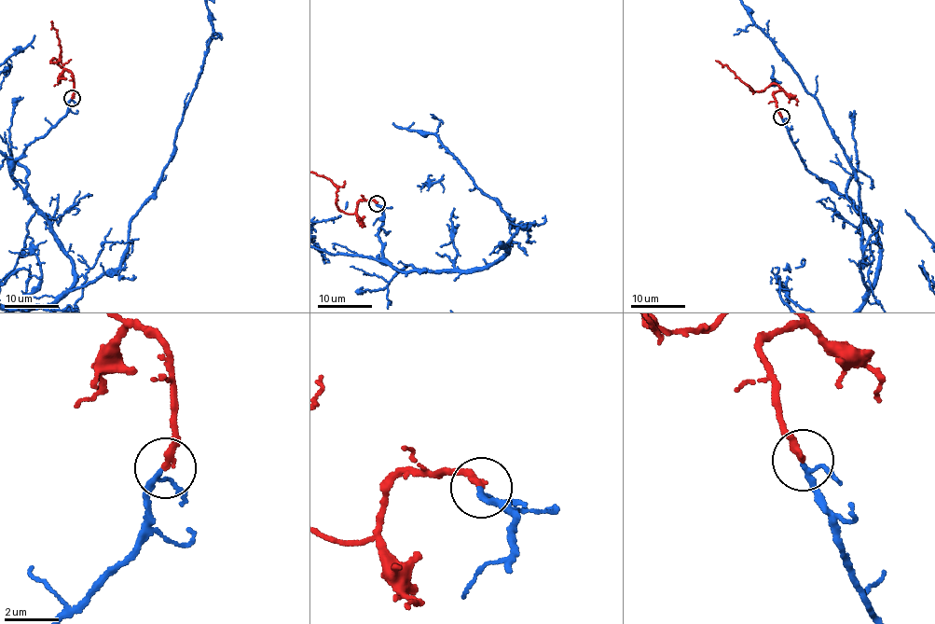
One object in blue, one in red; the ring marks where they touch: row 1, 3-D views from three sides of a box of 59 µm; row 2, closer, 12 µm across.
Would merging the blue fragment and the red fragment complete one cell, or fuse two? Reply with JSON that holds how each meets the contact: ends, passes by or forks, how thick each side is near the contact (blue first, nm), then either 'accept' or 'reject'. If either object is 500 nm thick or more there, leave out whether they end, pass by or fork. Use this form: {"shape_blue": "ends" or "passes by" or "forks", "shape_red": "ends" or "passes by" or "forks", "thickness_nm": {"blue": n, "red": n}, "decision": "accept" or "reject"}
{"shape_blue": "passes by", "shape_red": "ends", "thickness_nm": {"blue": 140, "red": 260}, "decision": "accept"}

